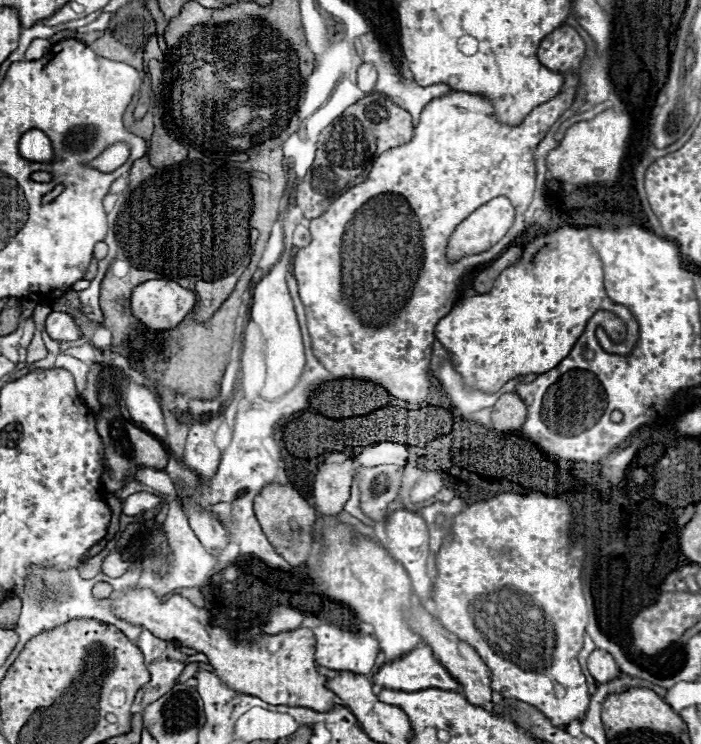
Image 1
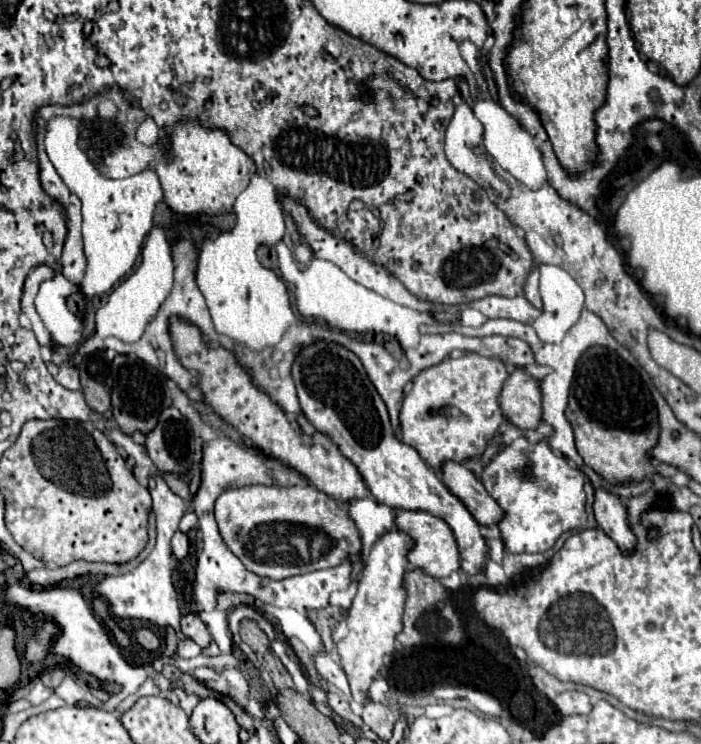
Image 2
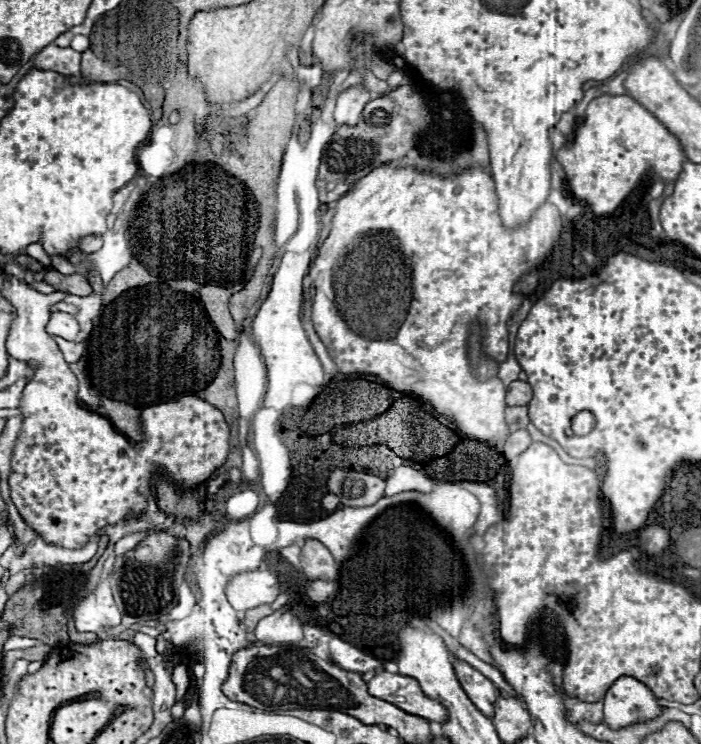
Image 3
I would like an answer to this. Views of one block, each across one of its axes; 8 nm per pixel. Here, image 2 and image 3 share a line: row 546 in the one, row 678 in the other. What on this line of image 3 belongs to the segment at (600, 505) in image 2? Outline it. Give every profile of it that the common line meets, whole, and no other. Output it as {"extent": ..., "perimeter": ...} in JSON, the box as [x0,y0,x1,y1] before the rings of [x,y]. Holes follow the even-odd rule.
{"extent":[604,676,662,726],"perimeter":[[[632,676],[618,678],[604,696],[604,722],[608,726],[632,726],[632,722],[648,722],[662,714],[654,692]]]}

